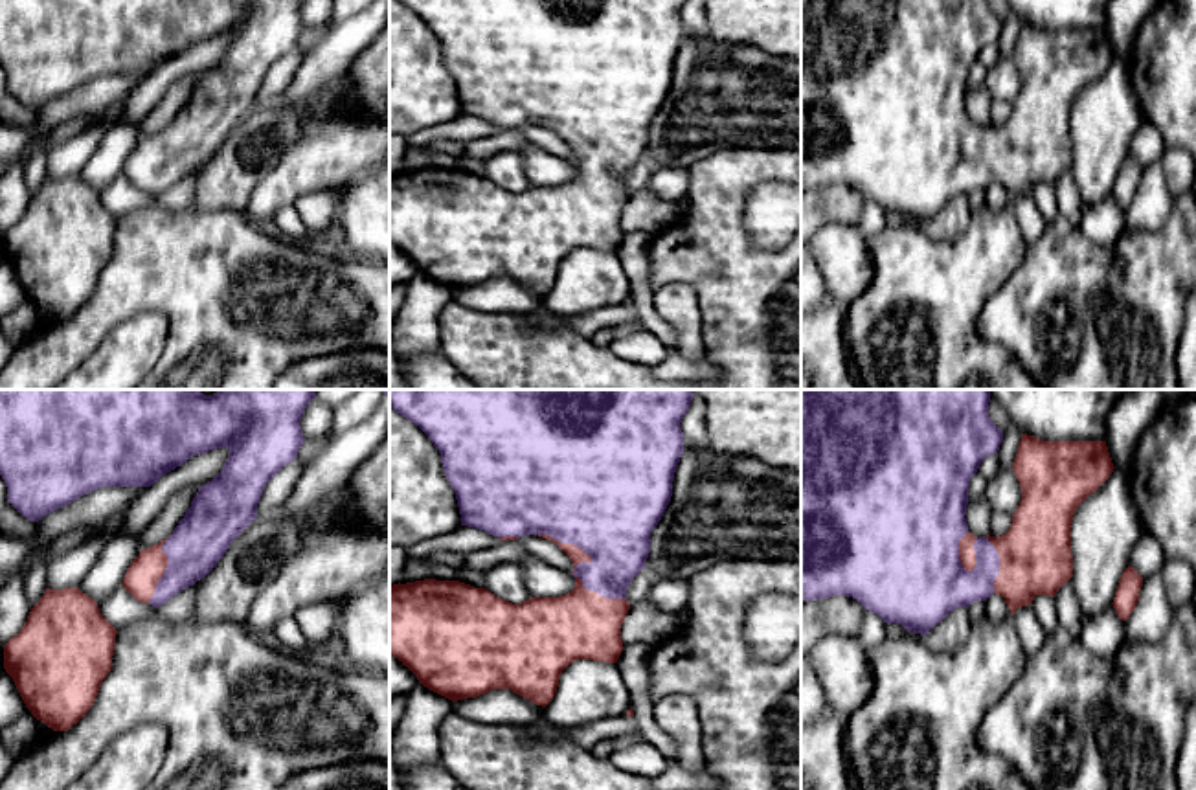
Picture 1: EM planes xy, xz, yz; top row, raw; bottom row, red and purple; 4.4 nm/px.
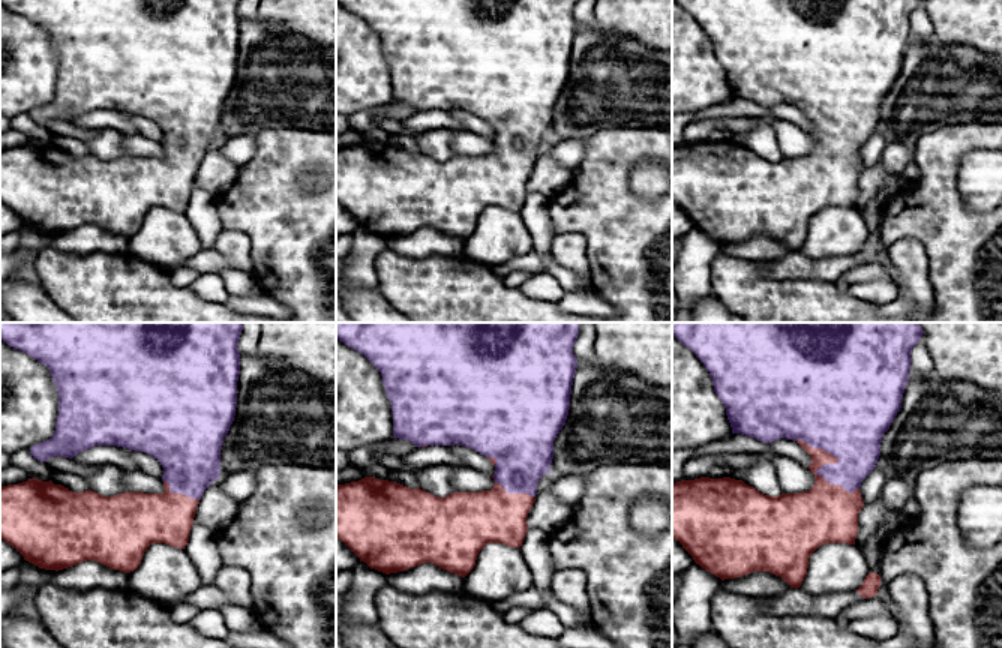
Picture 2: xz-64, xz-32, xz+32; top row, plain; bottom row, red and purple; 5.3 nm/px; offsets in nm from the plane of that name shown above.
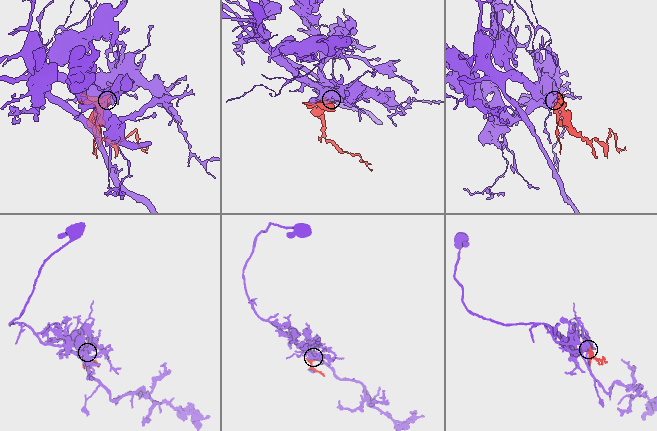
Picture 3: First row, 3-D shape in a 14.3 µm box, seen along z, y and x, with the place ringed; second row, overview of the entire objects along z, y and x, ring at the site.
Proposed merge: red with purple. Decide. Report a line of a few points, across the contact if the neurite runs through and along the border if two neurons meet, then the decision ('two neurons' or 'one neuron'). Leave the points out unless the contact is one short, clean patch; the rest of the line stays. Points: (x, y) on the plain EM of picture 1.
one neuron

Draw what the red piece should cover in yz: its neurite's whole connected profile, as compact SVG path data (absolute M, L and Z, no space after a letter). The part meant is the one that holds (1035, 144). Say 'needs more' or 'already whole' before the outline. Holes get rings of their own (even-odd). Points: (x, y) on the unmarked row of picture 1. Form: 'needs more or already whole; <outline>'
needs more; M801 0L801 189L847 184L865 198L874 200L884 211L898 211L908 220L926 224L955 197L968 197L976 189L987 189L992 182L1005 187L1010 204L1029 195L1036 184L1051 184L1073 165L1071 108L1078 94L1093 83L1113 61L1106 29L1042 29L1034 24L1021 24L1012 59L1021 75L1021 90L1012 103L1010 118L1001 125L977 127L966 114L968 75L987 44L994 44L1003 29L988 0Z

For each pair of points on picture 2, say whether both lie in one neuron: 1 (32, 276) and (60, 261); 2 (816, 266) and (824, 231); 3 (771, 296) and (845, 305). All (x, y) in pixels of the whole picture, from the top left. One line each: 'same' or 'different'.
1: different
2: different
3: same

